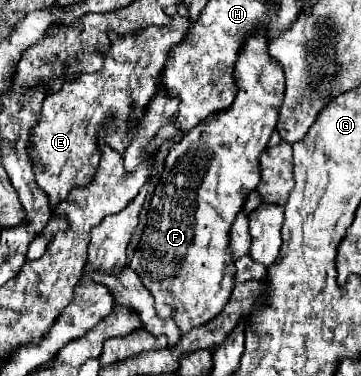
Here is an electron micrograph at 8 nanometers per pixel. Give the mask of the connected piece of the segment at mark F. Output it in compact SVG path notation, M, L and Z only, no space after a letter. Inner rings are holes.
M255 31L245 37L241 45L237 63L235 63L235 87L237 95L229 109L221 113L209 115L203 123L193 127L189 133L177 141L165 159L165 169L155 187L147 223L141 235L141 243L135 249L135 257L129 267L137 271L141 281L155 281L149 285L149 291L155 299L155 311L159 317L175 319L181 335L187 335L193 327L199 327L211 321L219 311L223 311L231 291L235 287L235 267L231 259L231 251L227 251L227 231L241 211L247 195L259 185L259 155L265 151L267 141L277 125L279 107L283 103L285 93L285 77L283 69L267 51L267 35L265 31Z

